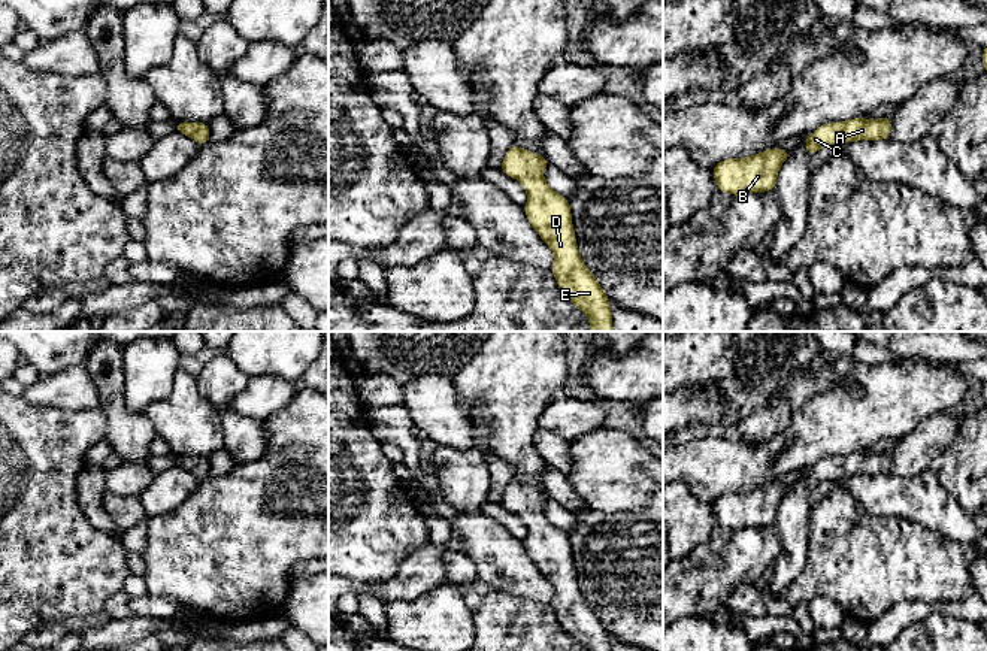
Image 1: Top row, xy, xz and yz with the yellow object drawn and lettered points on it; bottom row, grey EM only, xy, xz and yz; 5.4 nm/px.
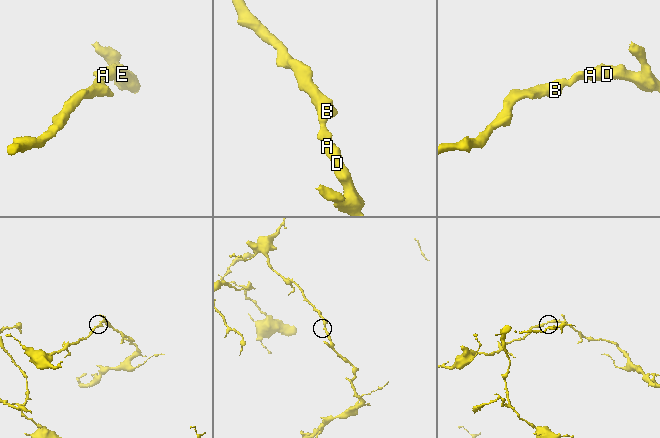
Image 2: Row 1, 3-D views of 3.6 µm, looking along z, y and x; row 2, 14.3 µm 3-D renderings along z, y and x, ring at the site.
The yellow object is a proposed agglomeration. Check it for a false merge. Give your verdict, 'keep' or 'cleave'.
keep

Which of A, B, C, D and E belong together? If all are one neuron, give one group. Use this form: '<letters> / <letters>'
A B C D E

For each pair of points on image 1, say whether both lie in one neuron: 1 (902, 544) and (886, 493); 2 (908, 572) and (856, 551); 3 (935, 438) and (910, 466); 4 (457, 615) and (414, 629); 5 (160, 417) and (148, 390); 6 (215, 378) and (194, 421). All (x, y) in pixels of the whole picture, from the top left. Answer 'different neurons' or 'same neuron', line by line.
1: different neurons
2: same neuron
3: same neuron
4: same neuron
5: different neurons
6: different neurons

